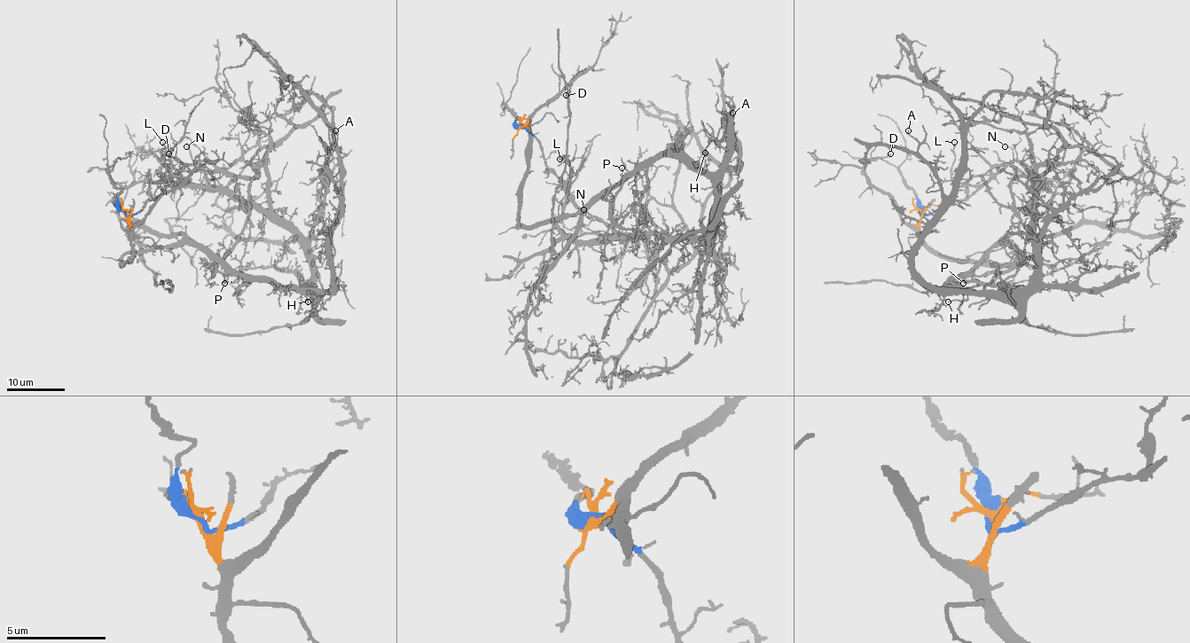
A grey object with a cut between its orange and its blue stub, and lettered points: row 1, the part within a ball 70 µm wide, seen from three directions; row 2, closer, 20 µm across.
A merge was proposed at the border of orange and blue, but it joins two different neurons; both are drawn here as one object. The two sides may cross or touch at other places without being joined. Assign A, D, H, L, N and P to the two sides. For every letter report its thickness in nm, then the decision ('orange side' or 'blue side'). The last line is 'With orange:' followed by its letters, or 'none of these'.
A: 130 nm | orange side
D: 180 nm | orange side
H: 150 nm | orange side
L: 100 nm | blue side
N: 90 nm | blue side
P: 130 nm | orange side
With orange: A, D, H, P

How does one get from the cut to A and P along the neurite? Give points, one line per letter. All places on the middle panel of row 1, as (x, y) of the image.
A: (520, 127), (519, 217), (542, 224), (660, 157), (716, 171), (729, 118), (736, 146), (733, 113)
P: (520, 127), (528, 125), (527, 178), (519, 205), (520, 223), (542, 224), (575, 216), (621, 182), (622, 168)

